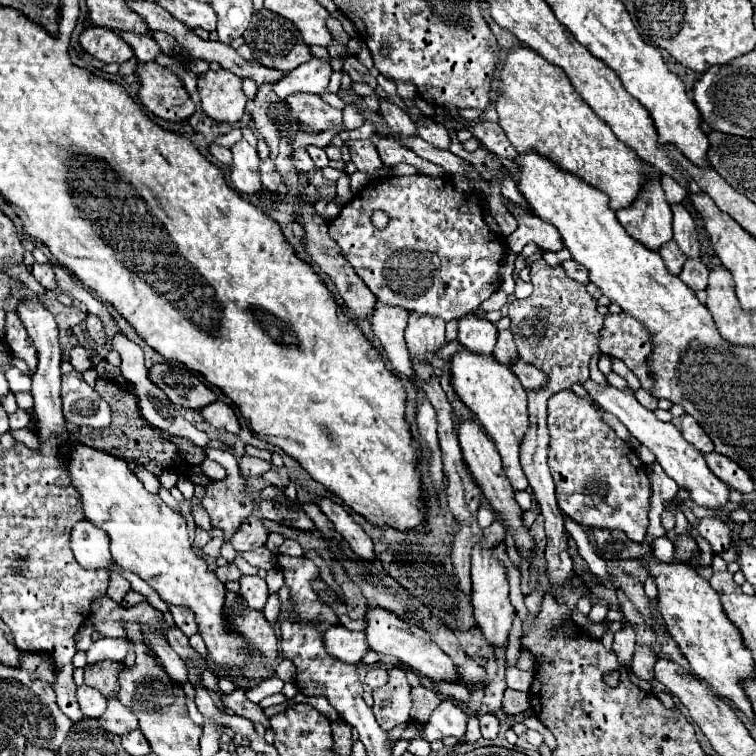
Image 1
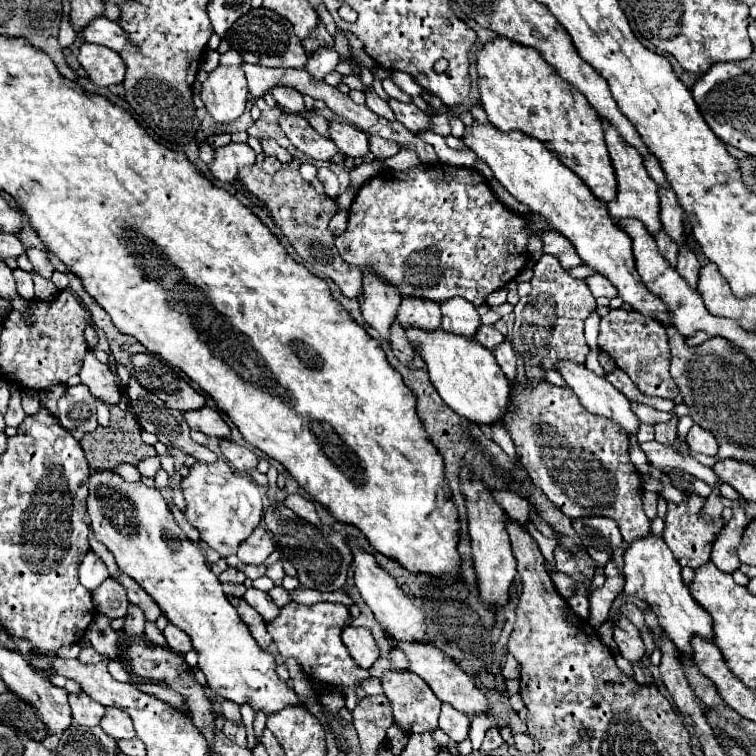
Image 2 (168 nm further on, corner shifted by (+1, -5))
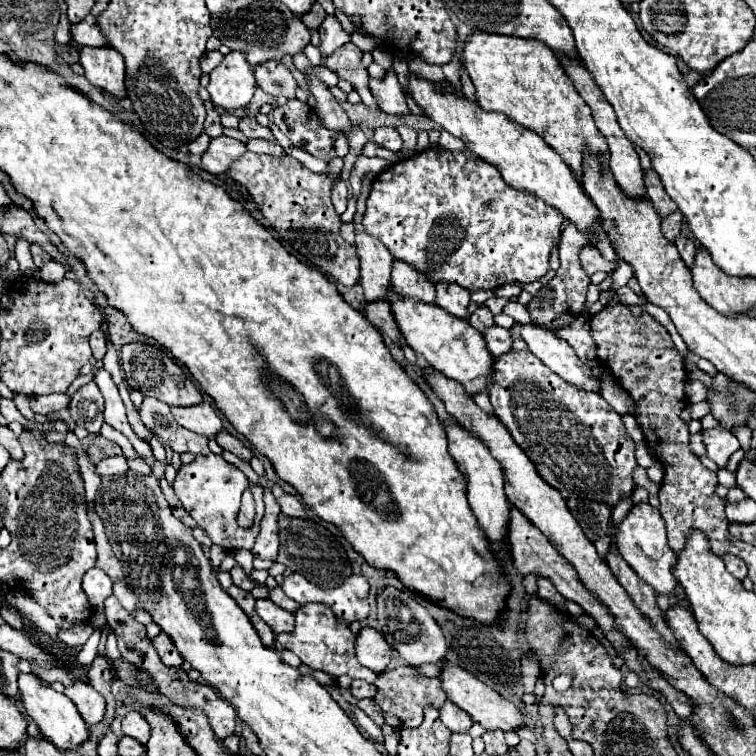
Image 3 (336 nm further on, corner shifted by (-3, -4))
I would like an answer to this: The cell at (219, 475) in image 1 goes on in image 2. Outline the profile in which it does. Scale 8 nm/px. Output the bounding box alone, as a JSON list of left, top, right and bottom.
[127,379,217,463]

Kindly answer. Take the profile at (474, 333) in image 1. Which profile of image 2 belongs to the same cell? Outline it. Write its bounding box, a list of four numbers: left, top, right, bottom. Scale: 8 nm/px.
[441,297,481,337]

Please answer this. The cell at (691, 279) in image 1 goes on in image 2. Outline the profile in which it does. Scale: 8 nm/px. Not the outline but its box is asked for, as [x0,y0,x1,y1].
[677,247,699,289]

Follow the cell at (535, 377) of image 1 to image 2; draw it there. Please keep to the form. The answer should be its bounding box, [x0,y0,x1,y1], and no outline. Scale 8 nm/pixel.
[493,341,517,379]

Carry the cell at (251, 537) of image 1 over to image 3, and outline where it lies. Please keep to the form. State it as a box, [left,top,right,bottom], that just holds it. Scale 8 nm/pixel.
[253,490,281,560]

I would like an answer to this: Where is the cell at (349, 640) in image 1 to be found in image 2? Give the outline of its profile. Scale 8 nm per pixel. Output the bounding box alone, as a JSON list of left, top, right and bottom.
[343,625,379,669]

